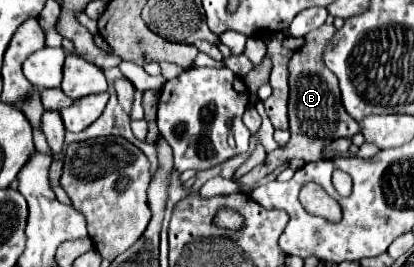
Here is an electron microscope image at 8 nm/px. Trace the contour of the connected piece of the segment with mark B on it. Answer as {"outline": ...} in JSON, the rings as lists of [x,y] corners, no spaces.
{"outline":[[[327,23],[321,25],[319,29],[305,35],[303,47],[299,47],[295,51],[295,55],[291,57],[291,61],[289,61],[289,89],[291,89],[289,91],[289,131],[291,131],[291,139],[283,149],[271,151],[261,167],[255,167],[243,175],[239,185],[245,193],[251,193],[255,181],[259,181],[267,173],[271,173],[275,167],[283,165],[287,159],[297,157],[297,159],[303,159],[305,163],[319,161],[323,157],[323,147],[327,143],[331,143],[333,139],[339,139],[339,137],[353,137],[355,133],[359,133],[359,123],[355,119],[351,119],[341,105],[337,77],[331,71],[321,71],[321,69],[325,69],[321,55],[323,55],[327,41],[333,37],[333,33],[335,33],[333,25],[327,25]]]}

